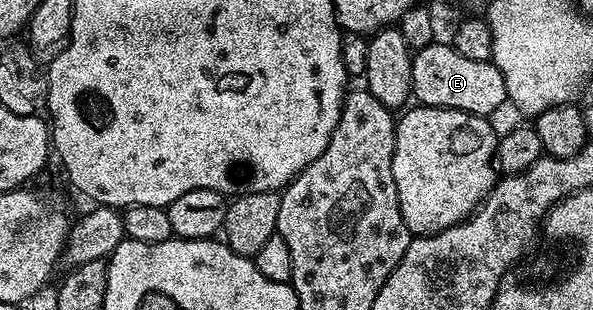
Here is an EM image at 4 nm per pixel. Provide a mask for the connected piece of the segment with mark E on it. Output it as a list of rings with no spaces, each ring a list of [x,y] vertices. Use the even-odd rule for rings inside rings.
[[[434,43],[416,50],[413,53],[413,70],[411,71],[413,80],[412,96],[422,105],[439,107],[440,109],[458,109],[464,113],[475,113],[478,115],[493,115],[493,112],[502,104],[506,104],[505,80],[503,75],[497,70],[497,66],[492,61],[476,61],[467,59],[455,51],[452,44]]]

